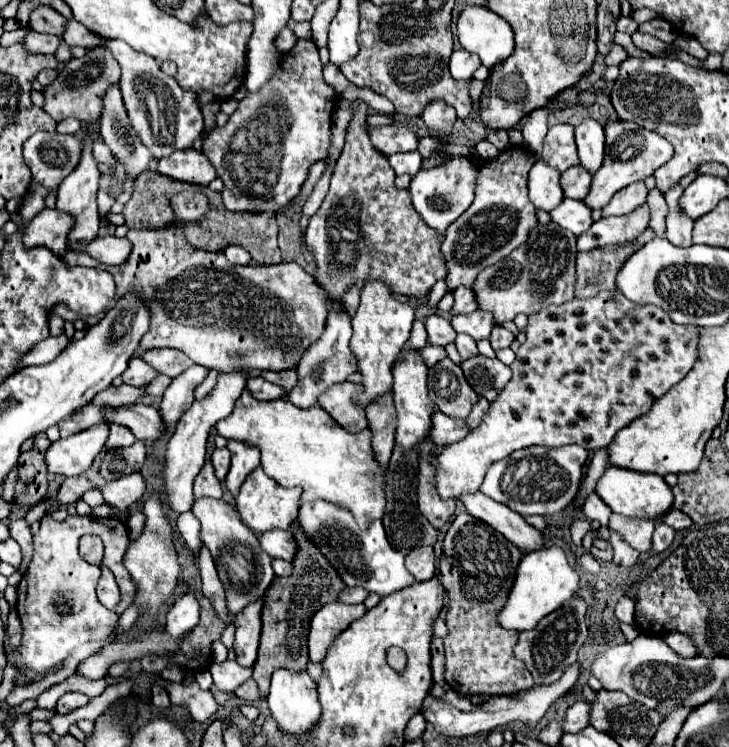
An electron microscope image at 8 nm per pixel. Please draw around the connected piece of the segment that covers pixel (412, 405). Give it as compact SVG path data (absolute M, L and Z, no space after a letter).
M408 350L392 372L394 372L394 406L396 406L396 442L402 444L404 448L414 448L420 440L428 436L430 420L434 414L434 402L428 398L426 388L428 368L418 350Z

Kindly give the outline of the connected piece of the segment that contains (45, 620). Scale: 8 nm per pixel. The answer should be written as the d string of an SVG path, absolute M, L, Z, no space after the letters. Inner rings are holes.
M46 514L40 520L40 530L34 534L34 556L32 562L26 570L26 574L22 576L20 584L18 584L18 602L16 602L16 610L24 628L22 634L22 644L20 644L20 666L22 668L30 668L34 672L50 672L56 670L60 666L60 662L70 656L70 652L90 640L104 640L108 634L114 632L120 614L132 604L134 596L136 596L136 584L132 582L128 570L122 564L122 556L128 548L130 540L128 540L128 532L126 526L116 520L116 518L96 518L96 516L68 516L64 522L56 522L50 514ZM82 534L98 534L104 542L104 558L102 564L108 566L114 572L116 584L120 588L120 602L114 610L104 608L98 598L96 598L96 584L100 578L100 566L88 564L86 560L82 560L78 556L78 540Z

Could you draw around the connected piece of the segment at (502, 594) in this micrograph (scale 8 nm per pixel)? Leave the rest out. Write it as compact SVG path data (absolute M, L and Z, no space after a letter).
M458 514L444 536L440 580L450 604L446 614L450 632L444 638L446 682L458 694L512 696L534 686L528 668L512 654L518 634L502 630L496 622L496 614L502 610L514 584L520 558L522 552L514 544L470 514Z

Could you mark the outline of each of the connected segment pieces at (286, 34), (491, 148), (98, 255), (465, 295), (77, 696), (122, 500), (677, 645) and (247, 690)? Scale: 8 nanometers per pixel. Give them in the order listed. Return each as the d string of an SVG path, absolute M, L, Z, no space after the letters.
M284 28L280 32L280 36L276 36L276 40L274 40L274 46L280 52L288 52L292 48L292 44L296 44L296 36L294 36L294 32L290 28Z
M488 140L478 142L478 144L476 144L476 152L478 152L478 156L484 158L484 160L492 160L492 158L498 156L498 148L496 148L494 144L490 144Z
M112 234L106 236L98 236L96 240L92 240L90 244L86 244L84 248L92 258L96 258L102 264L122 264L128 260L132 248L128 238L116 238Z
M456 288L454 290L454 306L450 310L452 316L456 314L470 314L474 312L478 306L474 304L474 296L472 296L472 288Z
M68 692L68 694L64 694L64 696L58 700L56 710L58 710L58 714L68 714L68 712L80 708L80 706L86 706L88 702L90 702L88 696L80 694L80 692Z
M134 472L130 476L124 476L120 480L108 482L102 488L102 494L108 504L126 510L130 504L138 502L146 494L146 482L140 472Z
M668 632L666 634L666 644L670 644L670 648L674 648L674 652L678 652L678 656L696 656L696 644L692 642L692 638L688 634L682 632Z
M250 678L250 680L246 680L234 694L236 694L238 698L246 700L246 702L256 702L256 700L258 700L258 686L256 686L256 682Z

